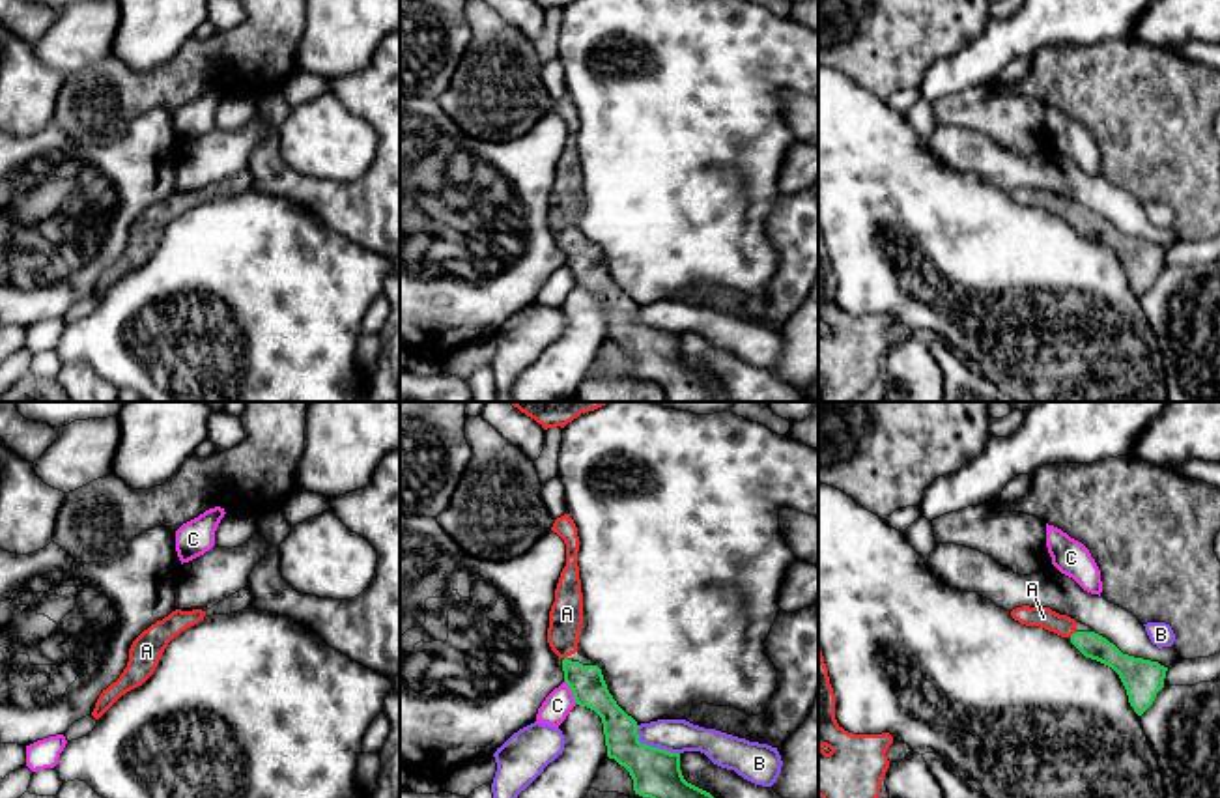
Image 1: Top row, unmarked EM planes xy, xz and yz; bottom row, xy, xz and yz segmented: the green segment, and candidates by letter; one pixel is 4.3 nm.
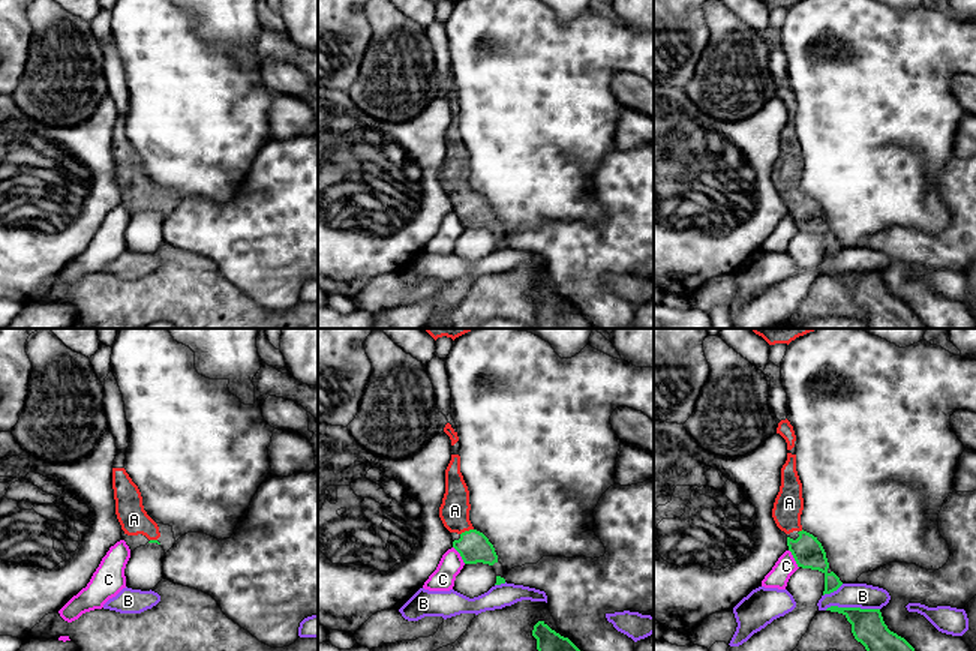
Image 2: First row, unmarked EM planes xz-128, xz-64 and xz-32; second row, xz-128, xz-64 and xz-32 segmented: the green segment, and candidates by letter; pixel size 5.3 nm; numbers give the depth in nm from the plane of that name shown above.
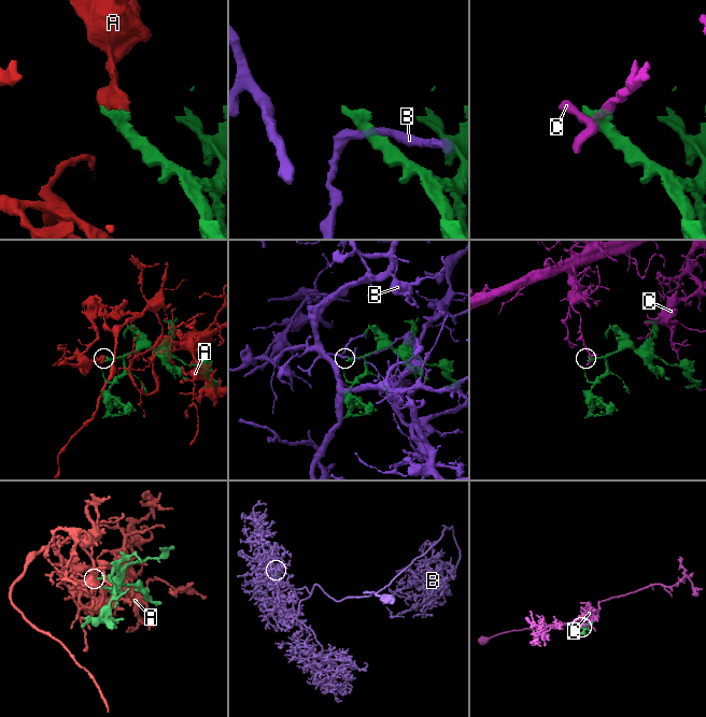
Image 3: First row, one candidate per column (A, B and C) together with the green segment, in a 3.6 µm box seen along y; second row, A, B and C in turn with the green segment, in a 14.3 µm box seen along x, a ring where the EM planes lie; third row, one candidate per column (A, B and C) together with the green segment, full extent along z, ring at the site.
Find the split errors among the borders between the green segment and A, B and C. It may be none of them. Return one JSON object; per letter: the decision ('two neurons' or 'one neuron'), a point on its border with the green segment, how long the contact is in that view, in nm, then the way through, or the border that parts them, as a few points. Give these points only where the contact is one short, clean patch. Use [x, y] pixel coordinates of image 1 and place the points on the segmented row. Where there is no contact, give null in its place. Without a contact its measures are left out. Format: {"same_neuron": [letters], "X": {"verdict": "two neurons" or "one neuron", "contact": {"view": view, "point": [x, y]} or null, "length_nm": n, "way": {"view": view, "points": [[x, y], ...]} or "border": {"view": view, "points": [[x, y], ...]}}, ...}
{"same_neuron": ["A"], "A": {"verdict": "one neuron", "contact": {"view": "yz", "point": [1073, 634]}, "length_nm": 40}, "B": {"verdict": "two neurons", "contact": {"view": "xz", "point": [651, 746]}, "length_nm": 220, "border": {"view": "xz", "points": [[636, 727], [641, 742], [679, 754]]}}, "C": {"verdict": "two neurons", "contact": {"view": "xz", "point": [572, 692]}, "length_nm": 120, "border": {"view": "xz", "points": [[565, 681], [576, 703]]}}}

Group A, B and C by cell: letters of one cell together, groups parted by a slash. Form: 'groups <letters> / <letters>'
groups A / B / C

